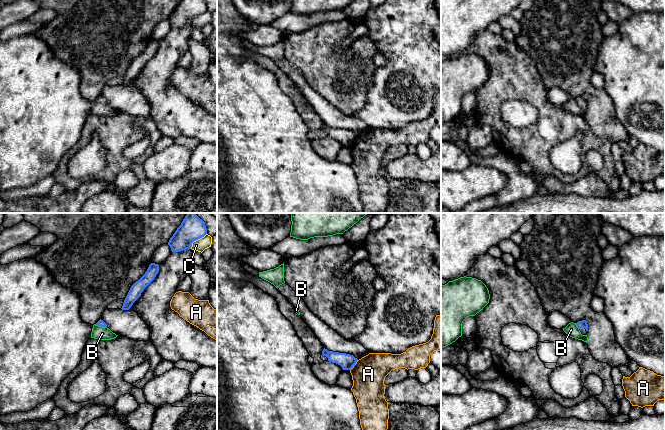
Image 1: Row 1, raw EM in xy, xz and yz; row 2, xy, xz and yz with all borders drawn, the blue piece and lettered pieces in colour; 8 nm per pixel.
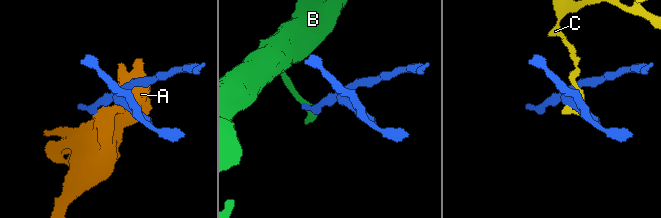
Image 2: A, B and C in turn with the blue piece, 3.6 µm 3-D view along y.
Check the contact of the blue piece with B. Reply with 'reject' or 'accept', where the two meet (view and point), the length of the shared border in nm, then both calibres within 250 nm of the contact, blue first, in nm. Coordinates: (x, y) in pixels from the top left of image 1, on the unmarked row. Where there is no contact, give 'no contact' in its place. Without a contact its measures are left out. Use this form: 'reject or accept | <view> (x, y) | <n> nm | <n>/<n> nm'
reject | yz (577, 102) | 50 nm | 60/100 nm

